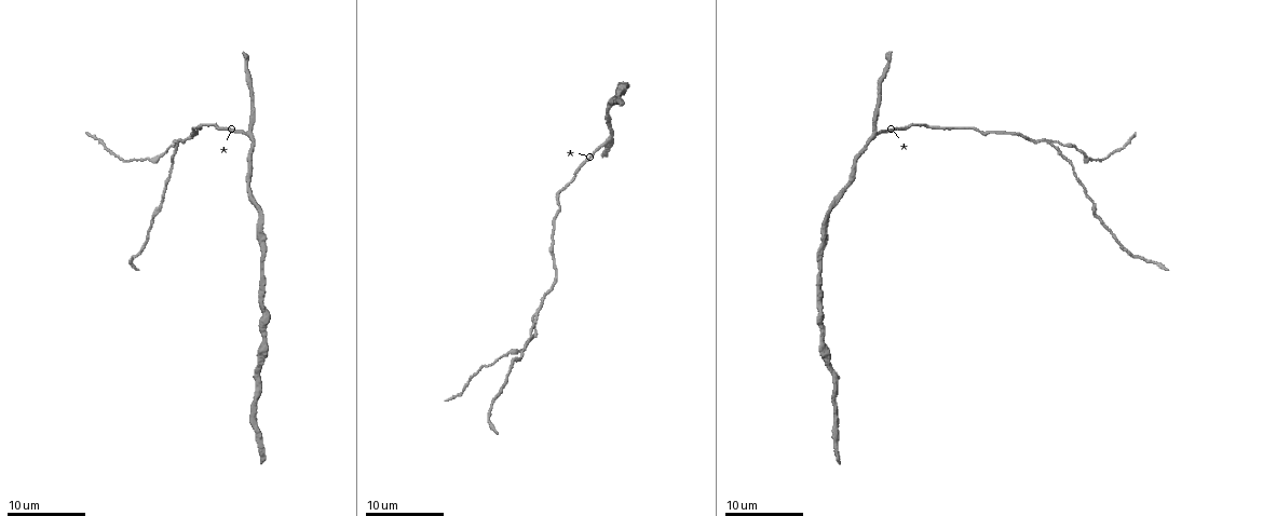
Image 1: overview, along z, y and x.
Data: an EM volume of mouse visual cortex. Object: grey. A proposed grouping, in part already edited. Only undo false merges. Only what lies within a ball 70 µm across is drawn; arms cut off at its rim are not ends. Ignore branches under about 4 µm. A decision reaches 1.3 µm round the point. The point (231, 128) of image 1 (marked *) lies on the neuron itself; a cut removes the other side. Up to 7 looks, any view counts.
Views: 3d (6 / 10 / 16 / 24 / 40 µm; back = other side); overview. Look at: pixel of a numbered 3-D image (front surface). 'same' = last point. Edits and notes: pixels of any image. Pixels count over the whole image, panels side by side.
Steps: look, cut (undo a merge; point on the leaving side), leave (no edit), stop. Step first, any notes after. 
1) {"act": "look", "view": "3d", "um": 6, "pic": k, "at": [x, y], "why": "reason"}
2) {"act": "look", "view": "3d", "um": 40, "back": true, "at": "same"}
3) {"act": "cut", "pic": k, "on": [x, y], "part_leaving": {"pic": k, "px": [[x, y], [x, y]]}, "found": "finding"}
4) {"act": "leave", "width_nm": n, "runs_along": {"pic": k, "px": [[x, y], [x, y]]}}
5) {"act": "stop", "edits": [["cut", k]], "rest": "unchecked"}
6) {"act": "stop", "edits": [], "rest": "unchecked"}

{"act": "look", "view": "3d", "um": 10, "pic": 1, "at": [874, 131], "why": "three arms meet"}

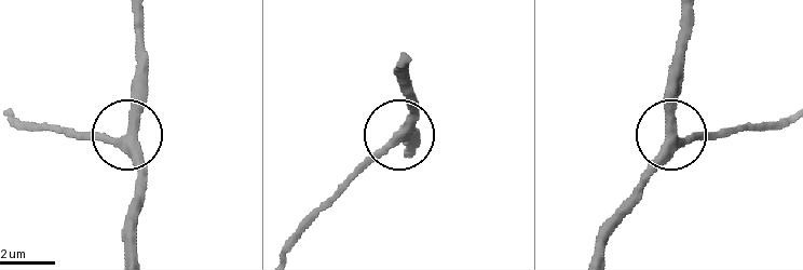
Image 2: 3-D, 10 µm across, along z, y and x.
{"act": "look", "view": "3d", "um": 6, "pic": 2, "at": [671, 134], "why": "zoom in"}

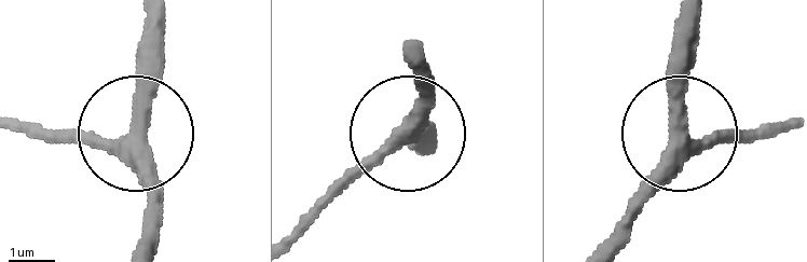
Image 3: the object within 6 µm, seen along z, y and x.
{"act": "leave", "width_nm": 360, "runs_along": {"pic": 3, "px": [[773, 122], [707, 141], [687, 133], [684, 21]]}, "found": "continuous, no second neuron"}

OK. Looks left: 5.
{"act": "look", "view": "3d", "um": 10, "pic": 1, "at": [504, 353], "why": "thick turns thin"}

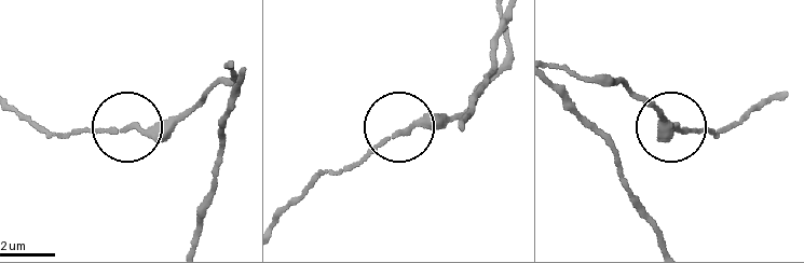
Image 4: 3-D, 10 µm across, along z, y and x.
{"act": "leave", "found": "continuous, no second neuron"}

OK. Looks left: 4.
{"act": "look", "view": "3d", "um": 6, "pic": 1, "at": [1092, 203], "why": "calibre changes"}

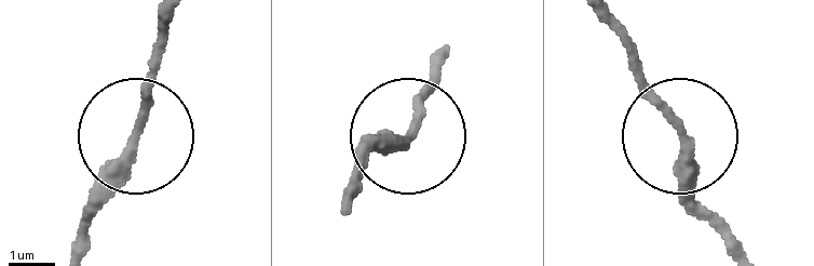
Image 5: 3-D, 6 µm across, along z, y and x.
{"act": "leave", "runs_along": {"pic": 5, "px": [[172, 18], [129, 170], [90, 224]]}, "found": "one neuron here"}

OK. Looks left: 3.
{"act": "stop", "edits": [], "rest": "unchecked"}

